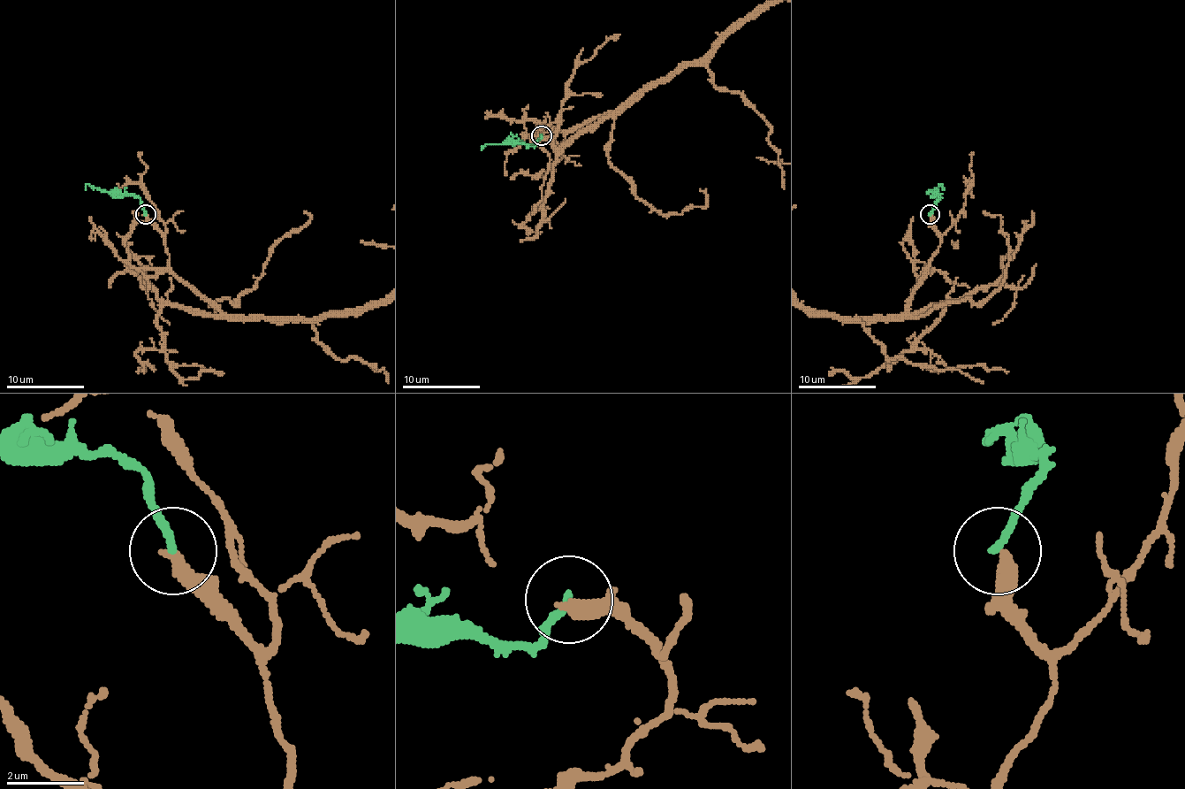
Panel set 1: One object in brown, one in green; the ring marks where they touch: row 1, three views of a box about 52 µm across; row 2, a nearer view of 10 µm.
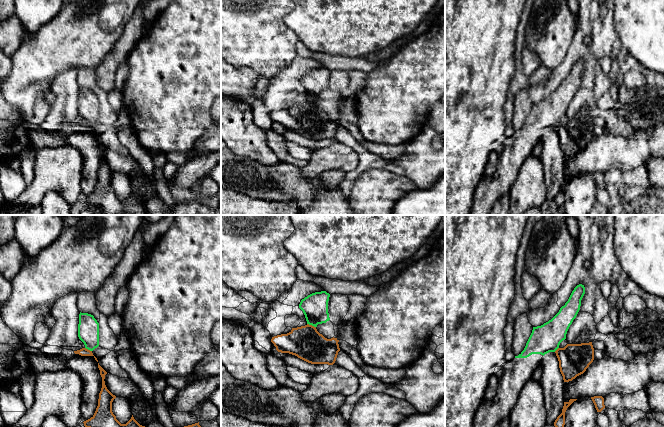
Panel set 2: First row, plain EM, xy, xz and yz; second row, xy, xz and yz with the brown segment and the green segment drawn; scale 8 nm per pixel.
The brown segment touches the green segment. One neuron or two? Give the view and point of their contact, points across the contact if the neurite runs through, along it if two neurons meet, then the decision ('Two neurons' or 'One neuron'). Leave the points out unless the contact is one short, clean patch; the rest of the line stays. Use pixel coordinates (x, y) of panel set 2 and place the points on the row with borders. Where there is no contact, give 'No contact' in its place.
Touches brown at xz (311, 325). Boundary: xz (307, 323), (315, 327). Two neurons

